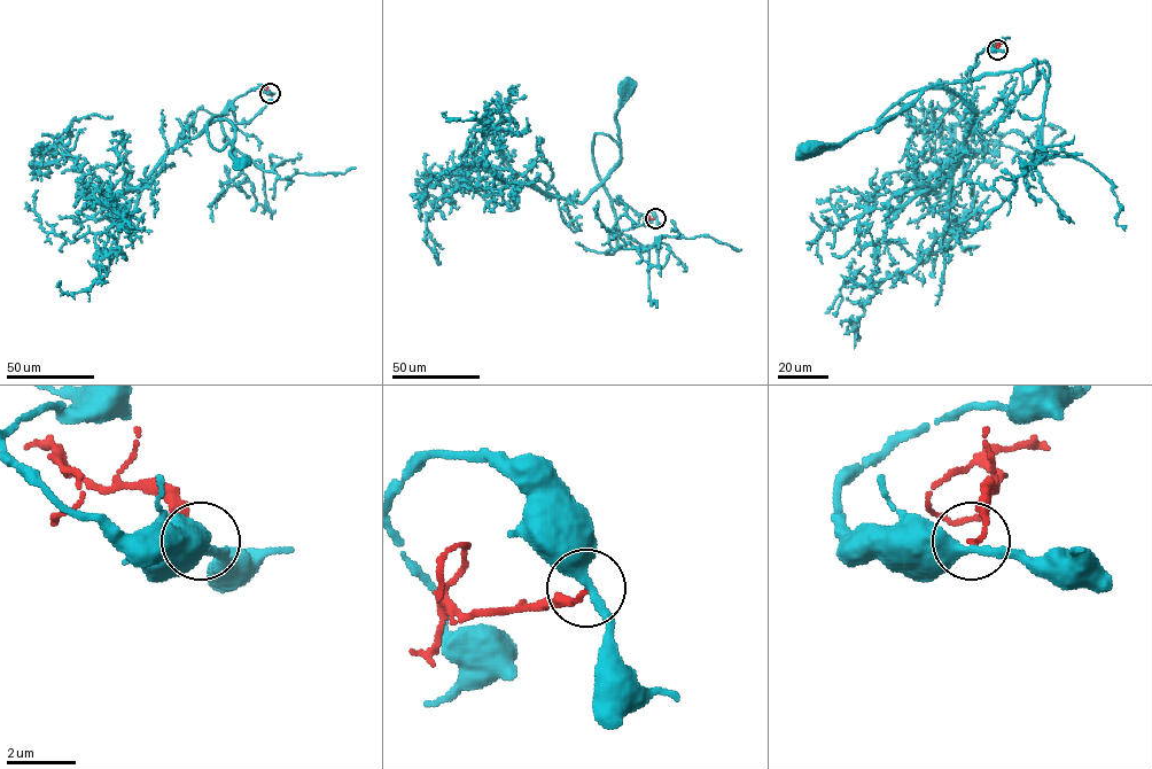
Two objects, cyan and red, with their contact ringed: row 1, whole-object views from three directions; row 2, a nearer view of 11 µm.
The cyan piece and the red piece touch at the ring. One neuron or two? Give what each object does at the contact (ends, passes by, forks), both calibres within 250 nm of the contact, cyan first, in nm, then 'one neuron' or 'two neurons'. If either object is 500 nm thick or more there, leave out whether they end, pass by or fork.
cyan passes by; red ends; calibres 320 and 140 nm; two neurons

